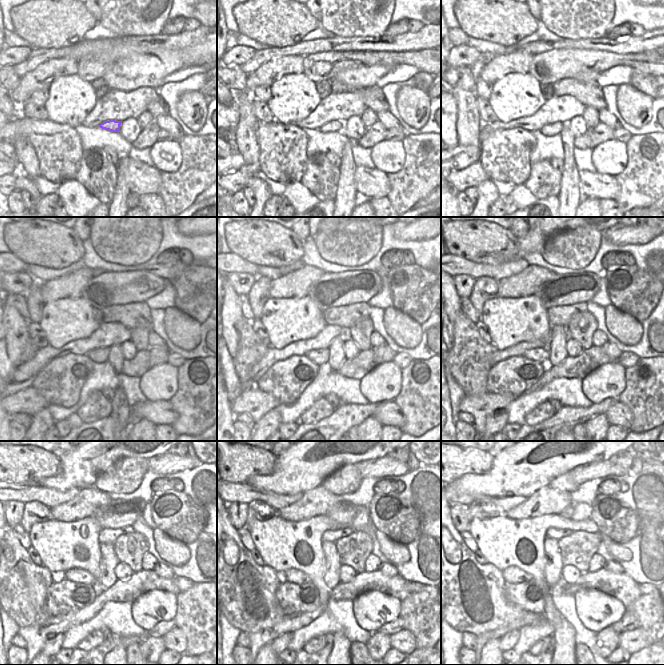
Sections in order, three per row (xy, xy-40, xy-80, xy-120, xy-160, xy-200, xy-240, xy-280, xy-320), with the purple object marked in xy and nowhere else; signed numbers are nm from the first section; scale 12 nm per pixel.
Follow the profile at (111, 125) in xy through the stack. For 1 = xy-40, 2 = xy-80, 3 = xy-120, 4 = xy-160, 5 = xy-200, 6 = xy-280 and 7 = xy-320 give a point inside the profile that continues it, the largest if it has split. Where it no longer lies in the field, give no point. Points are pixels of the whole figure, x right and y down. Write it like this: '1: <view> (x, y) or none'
1: xy-40 (333, 126)
2: xy-80 (549, 130)
3: xy-120 (100, 355)
4: xy-160 (320, 356)
5: xy-200 (539, 354)
6: xy-280 (294, 576)
7: xy-320 (512, 575)

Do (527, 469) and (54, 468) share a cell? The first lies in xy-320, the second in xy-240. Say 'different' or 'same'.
different

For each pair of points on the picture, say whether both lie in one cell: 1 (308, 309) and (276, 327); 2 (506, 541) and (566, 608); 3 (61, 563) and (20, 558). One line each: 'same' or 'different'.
1: same
2: different
3: different

